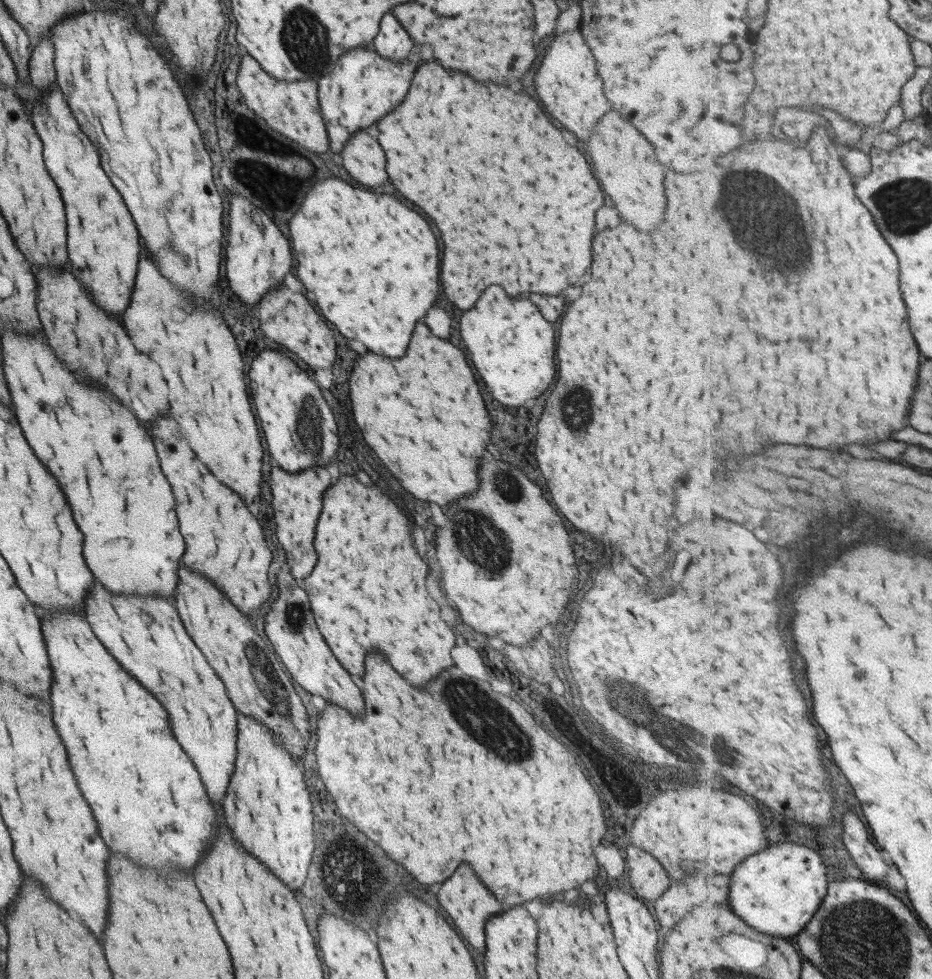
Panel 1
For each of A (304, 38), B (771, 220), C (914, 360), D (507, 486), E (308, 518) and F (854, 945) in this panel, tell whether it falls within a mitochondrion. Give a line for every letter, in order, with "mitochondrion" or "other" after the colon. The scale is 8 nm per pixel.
A: mitochondrion
B: mitochondrion
C: other
D: mitochondrion
E: other
F: mitochondrion

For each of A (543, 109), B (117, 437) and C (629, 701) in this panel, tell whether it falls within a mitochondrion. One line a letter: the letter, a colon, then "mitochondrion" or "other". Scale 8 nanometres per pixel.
A: other
B: other
C: mitochondrion

